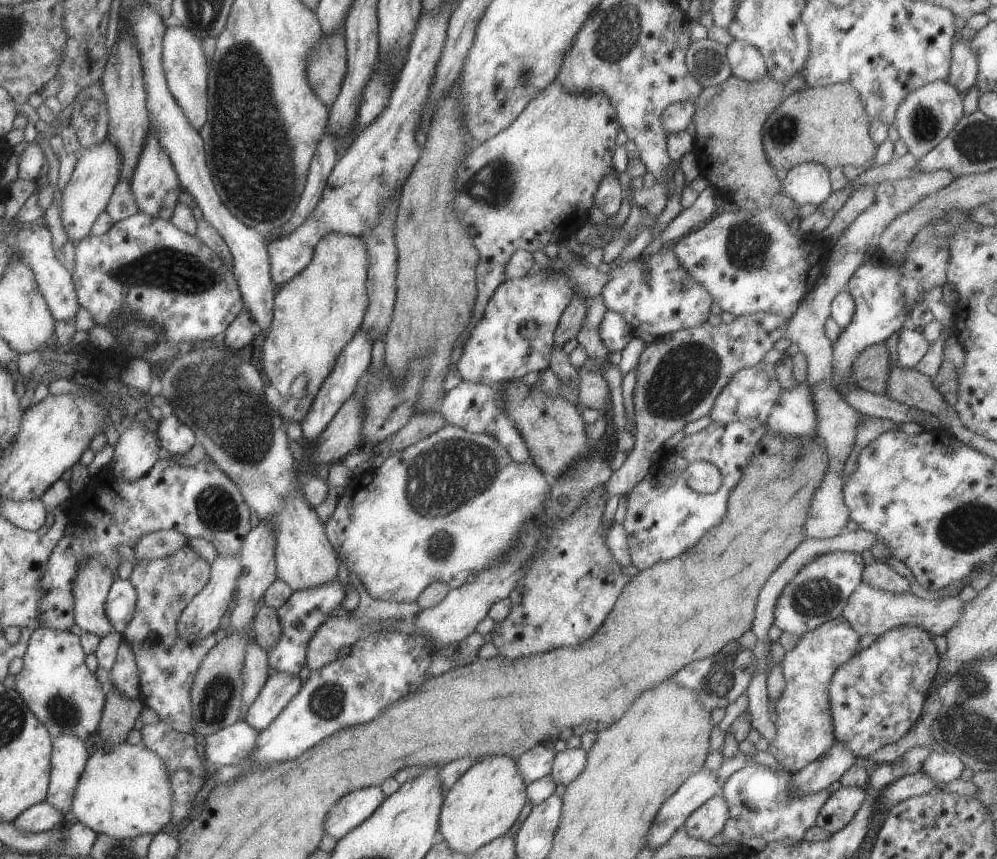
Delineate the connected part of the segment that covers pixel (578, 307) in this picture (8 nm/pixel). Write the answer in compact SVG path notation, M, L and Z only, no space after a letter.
M574 294L560 315L560 320L554 330L553 349L555 347L562 348L565 342L577 335L586 316L586 306L587 302Z

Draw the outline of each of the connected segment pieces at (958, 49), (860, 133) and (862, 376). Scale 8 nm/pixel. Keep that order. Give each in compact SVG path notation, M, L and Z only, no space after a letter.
M958 35L951 46L952 60L947 82L964 95L976 82L978 57L969 49L968 42L959 38Z
M834 83L833 85L825 85L824 87L806 87L800 92L786 93L781 105L777 106L777 108L775 108L775 110L773 110L773 112L767 116L762 131L762 146L769 165L775 170L789 171L791 168L793 168L793 166L813 162L816 164L821 164L823 167L826 167L828 171L837 168L837 166L841 166L849 173L856 173L863 169L874 158L876 149L878 147L868 134L870 122L871 120L865 113L865 108L861 98L859 97L859 94L853 89L853 86L850 86L848 83Z
M884 341L867 346L852 365L856 386L877 395L886 394L889 372L889 352Z

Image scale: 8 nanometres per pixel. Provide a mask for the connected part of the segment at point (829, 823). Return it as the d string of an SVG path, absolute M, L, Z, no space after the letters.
M841 786L821 806L814 826L829 835L844 828L860 808L865 794L861 788Z

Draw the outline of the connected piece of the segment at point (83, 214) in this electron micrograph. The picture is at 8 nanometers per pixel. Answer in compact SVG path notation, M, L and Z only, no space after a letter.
M107 136L100 144L80 148L80 154L69 182L62 190L59 214L66 236L78 241L89 235L97 216L106 210L113 188L120 178L120 159L116 147L108 142Z

